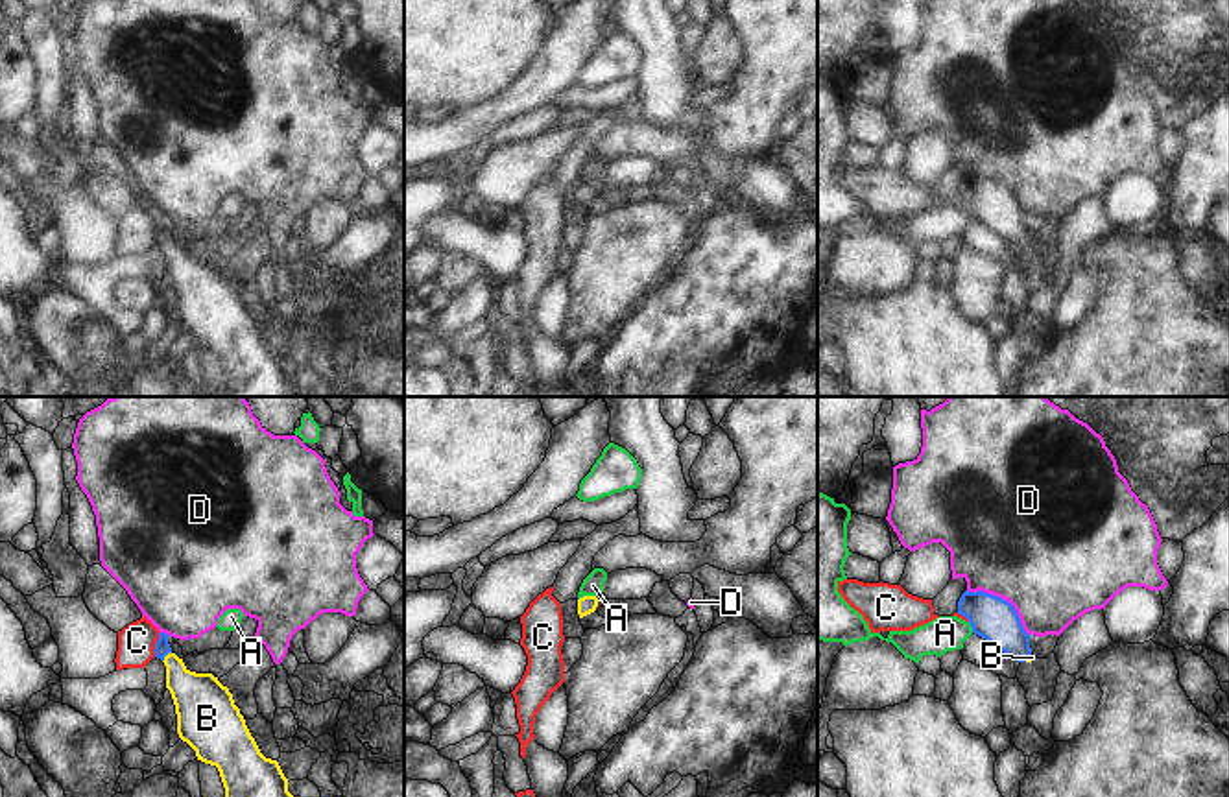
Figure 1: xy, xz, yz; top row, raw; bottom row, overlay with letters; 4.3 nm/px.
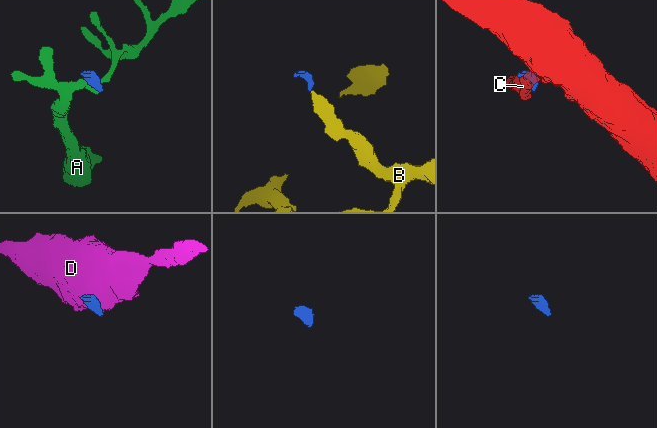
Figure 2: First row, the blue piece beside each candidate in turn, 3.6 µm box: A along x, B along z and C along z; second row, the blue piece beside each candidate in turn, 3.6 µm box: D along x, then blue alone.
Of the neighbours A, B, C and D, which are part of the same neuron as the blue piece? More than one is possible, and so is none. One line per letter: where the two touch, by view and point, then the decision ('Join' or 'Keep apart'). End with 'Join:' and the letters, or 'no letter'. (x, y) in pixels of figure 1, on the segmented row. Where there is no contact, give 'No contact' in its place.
A: Touches blue at yz (971, 626). Keep apart
B: Touches blue at xy (165, 655). Join
C: Touches blue at xy (155, 644). Keep apart
D: Touches blue at yz (1004, 600). Keep apart
Join: B.

